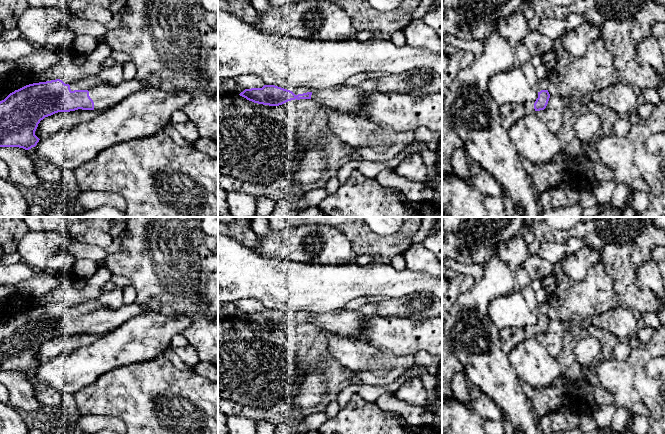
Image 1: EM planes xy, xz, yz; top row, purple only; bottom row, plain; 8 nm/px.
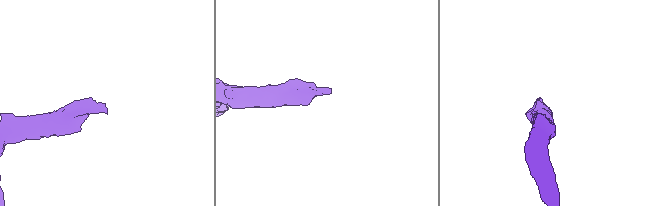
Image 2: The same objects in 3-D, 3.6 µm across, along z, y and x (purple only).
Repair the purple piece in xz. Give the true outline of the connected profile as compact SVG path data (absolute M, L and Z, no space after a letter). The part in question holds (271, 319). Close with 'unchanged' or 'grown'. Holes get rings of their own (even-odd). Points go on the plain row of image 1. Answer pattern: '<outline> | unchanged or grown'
M264 309L262 312L245 313L239 319L254 327L269 330L279 330L291 324L312 323L331 333L362 340L364 317L360 311L339 313L300 311L290 315L275 309Z | grown

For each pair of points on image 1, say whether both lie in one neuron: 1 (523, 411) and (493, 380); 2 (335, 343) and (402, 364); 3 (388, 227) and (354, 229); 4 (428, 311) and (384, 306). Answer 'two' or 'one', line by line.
1: one
2: one
3: two
4: one

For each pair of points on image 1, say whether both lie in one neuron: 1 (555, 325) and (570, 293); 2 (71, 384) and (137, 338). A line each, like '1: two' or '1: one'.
1: two
2: one

